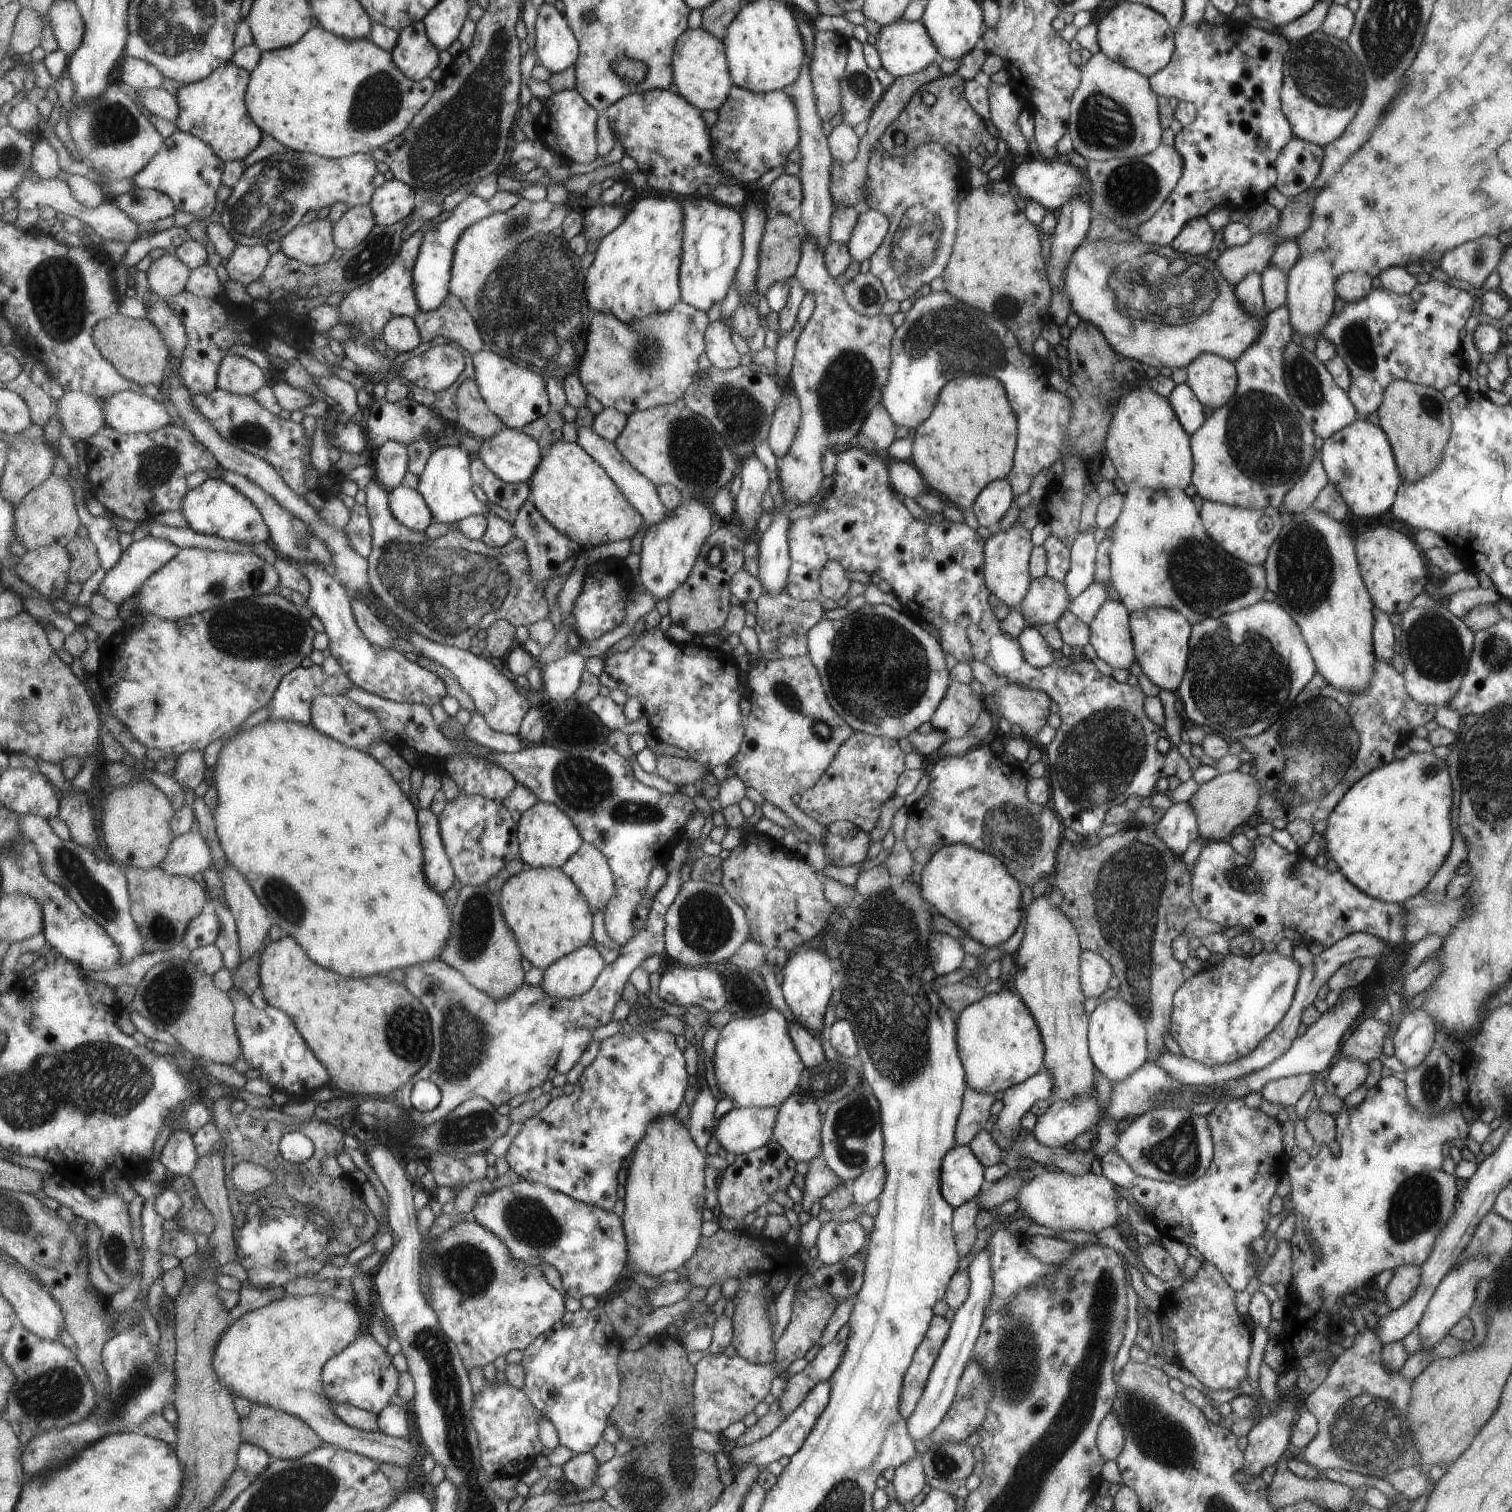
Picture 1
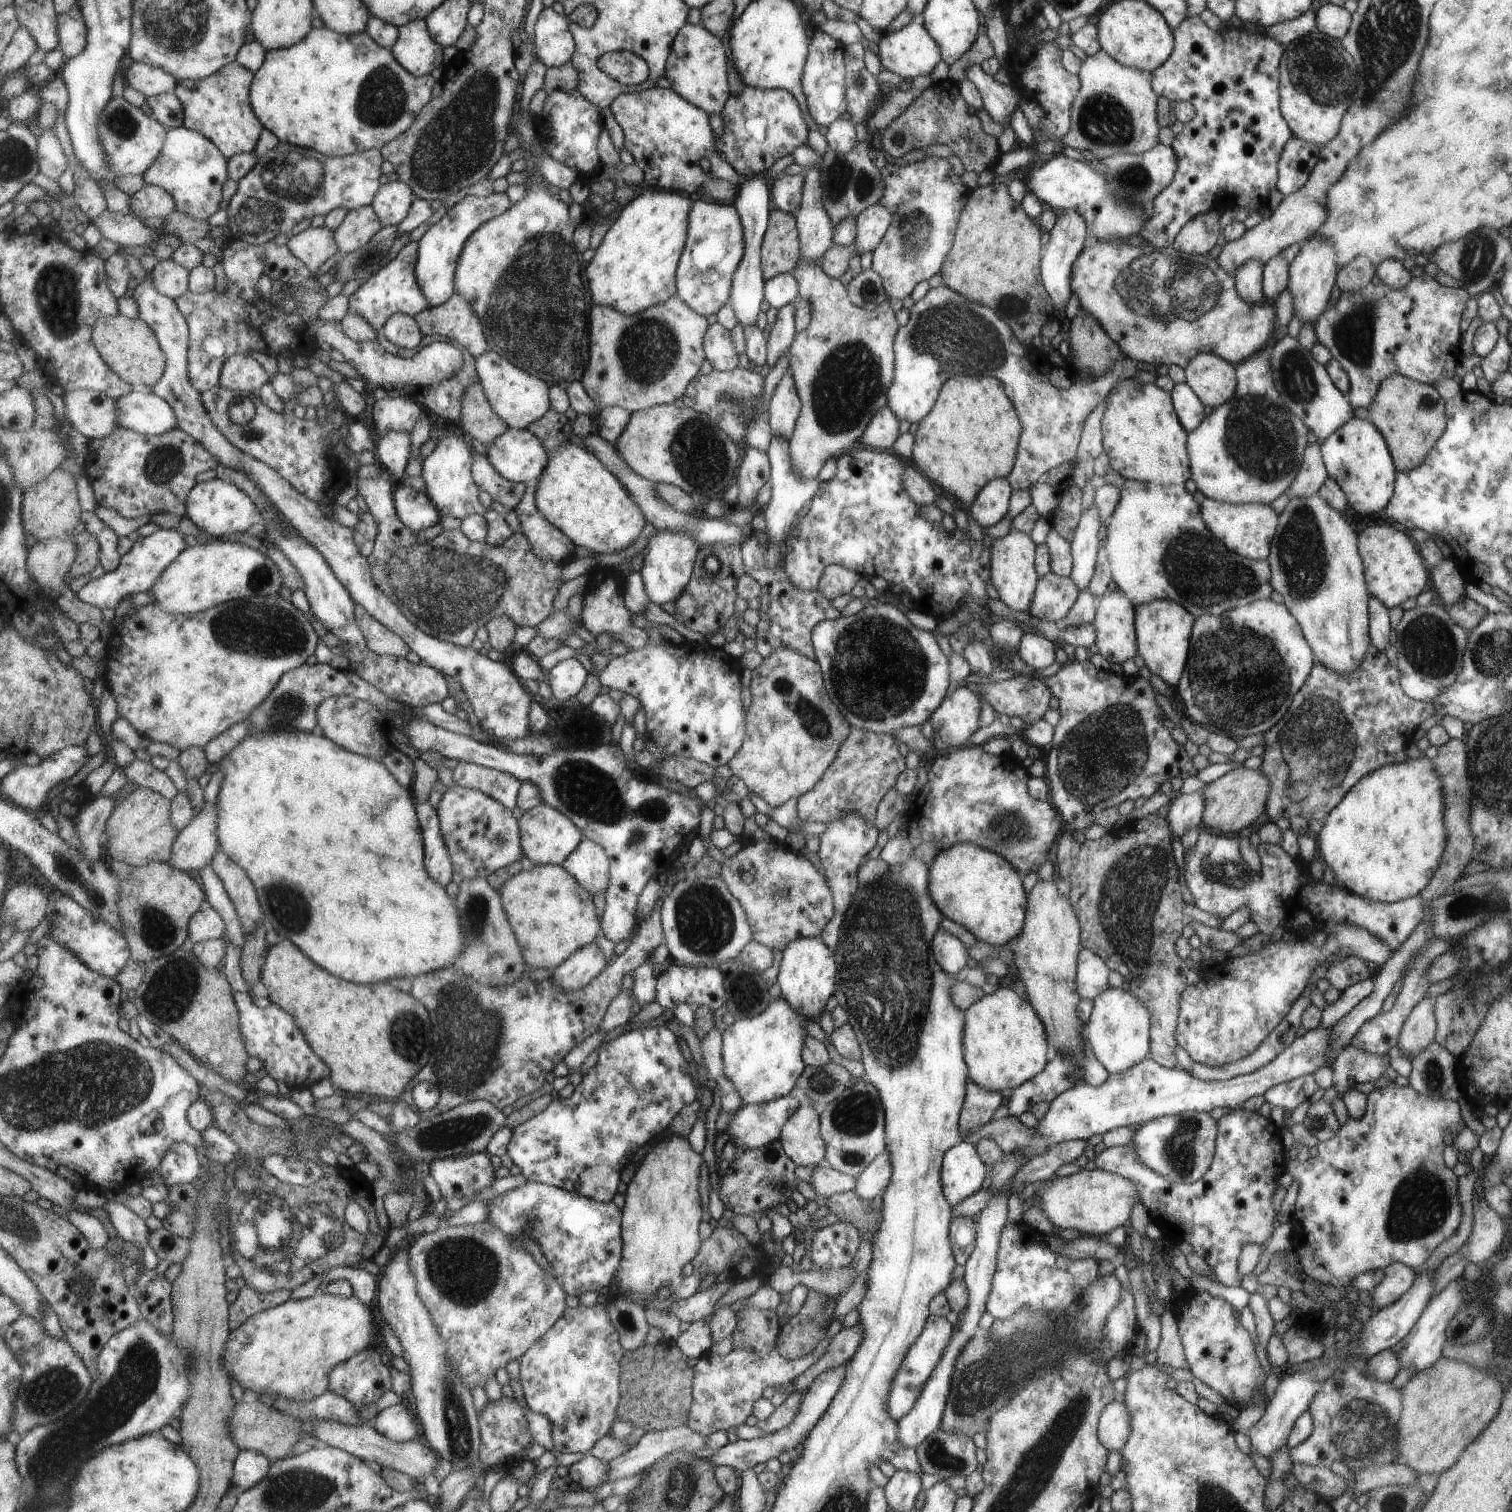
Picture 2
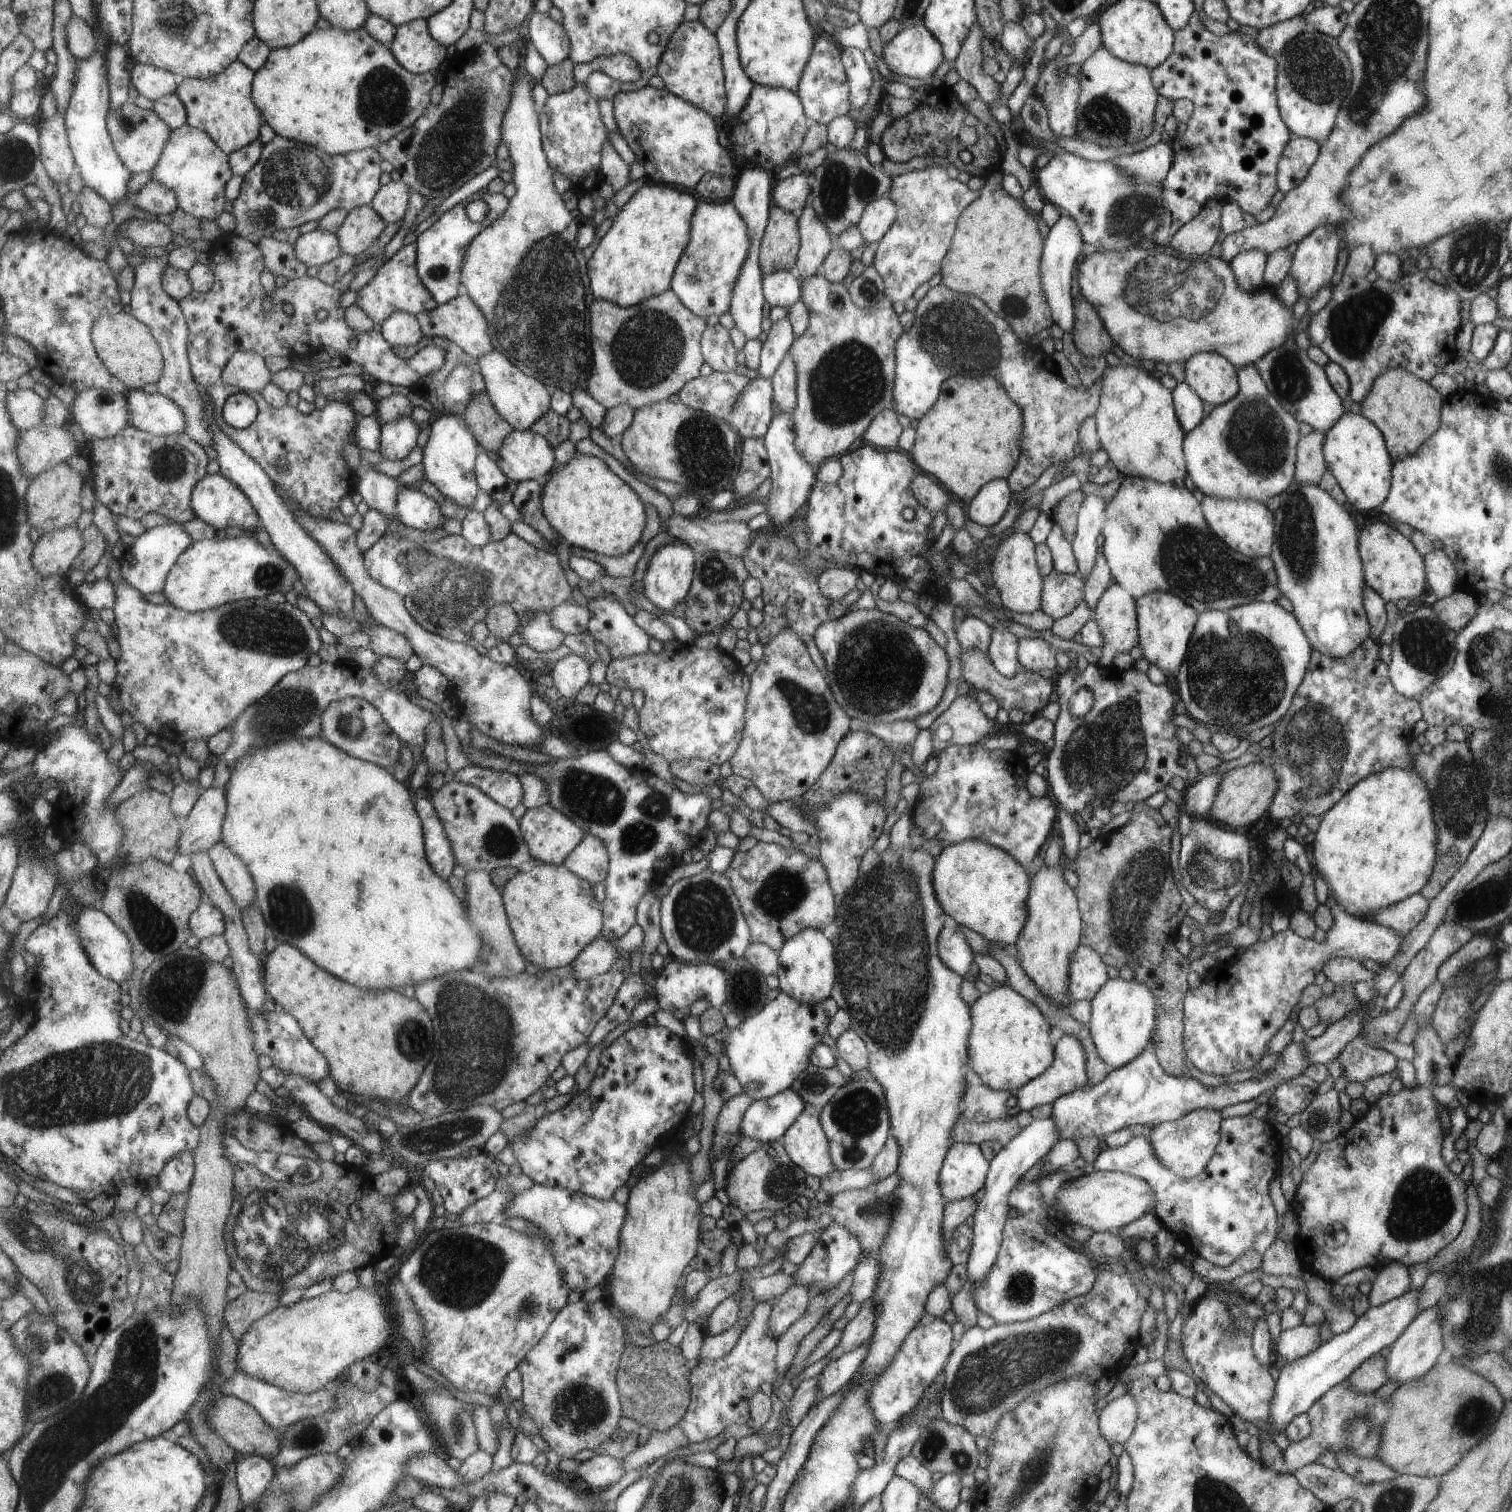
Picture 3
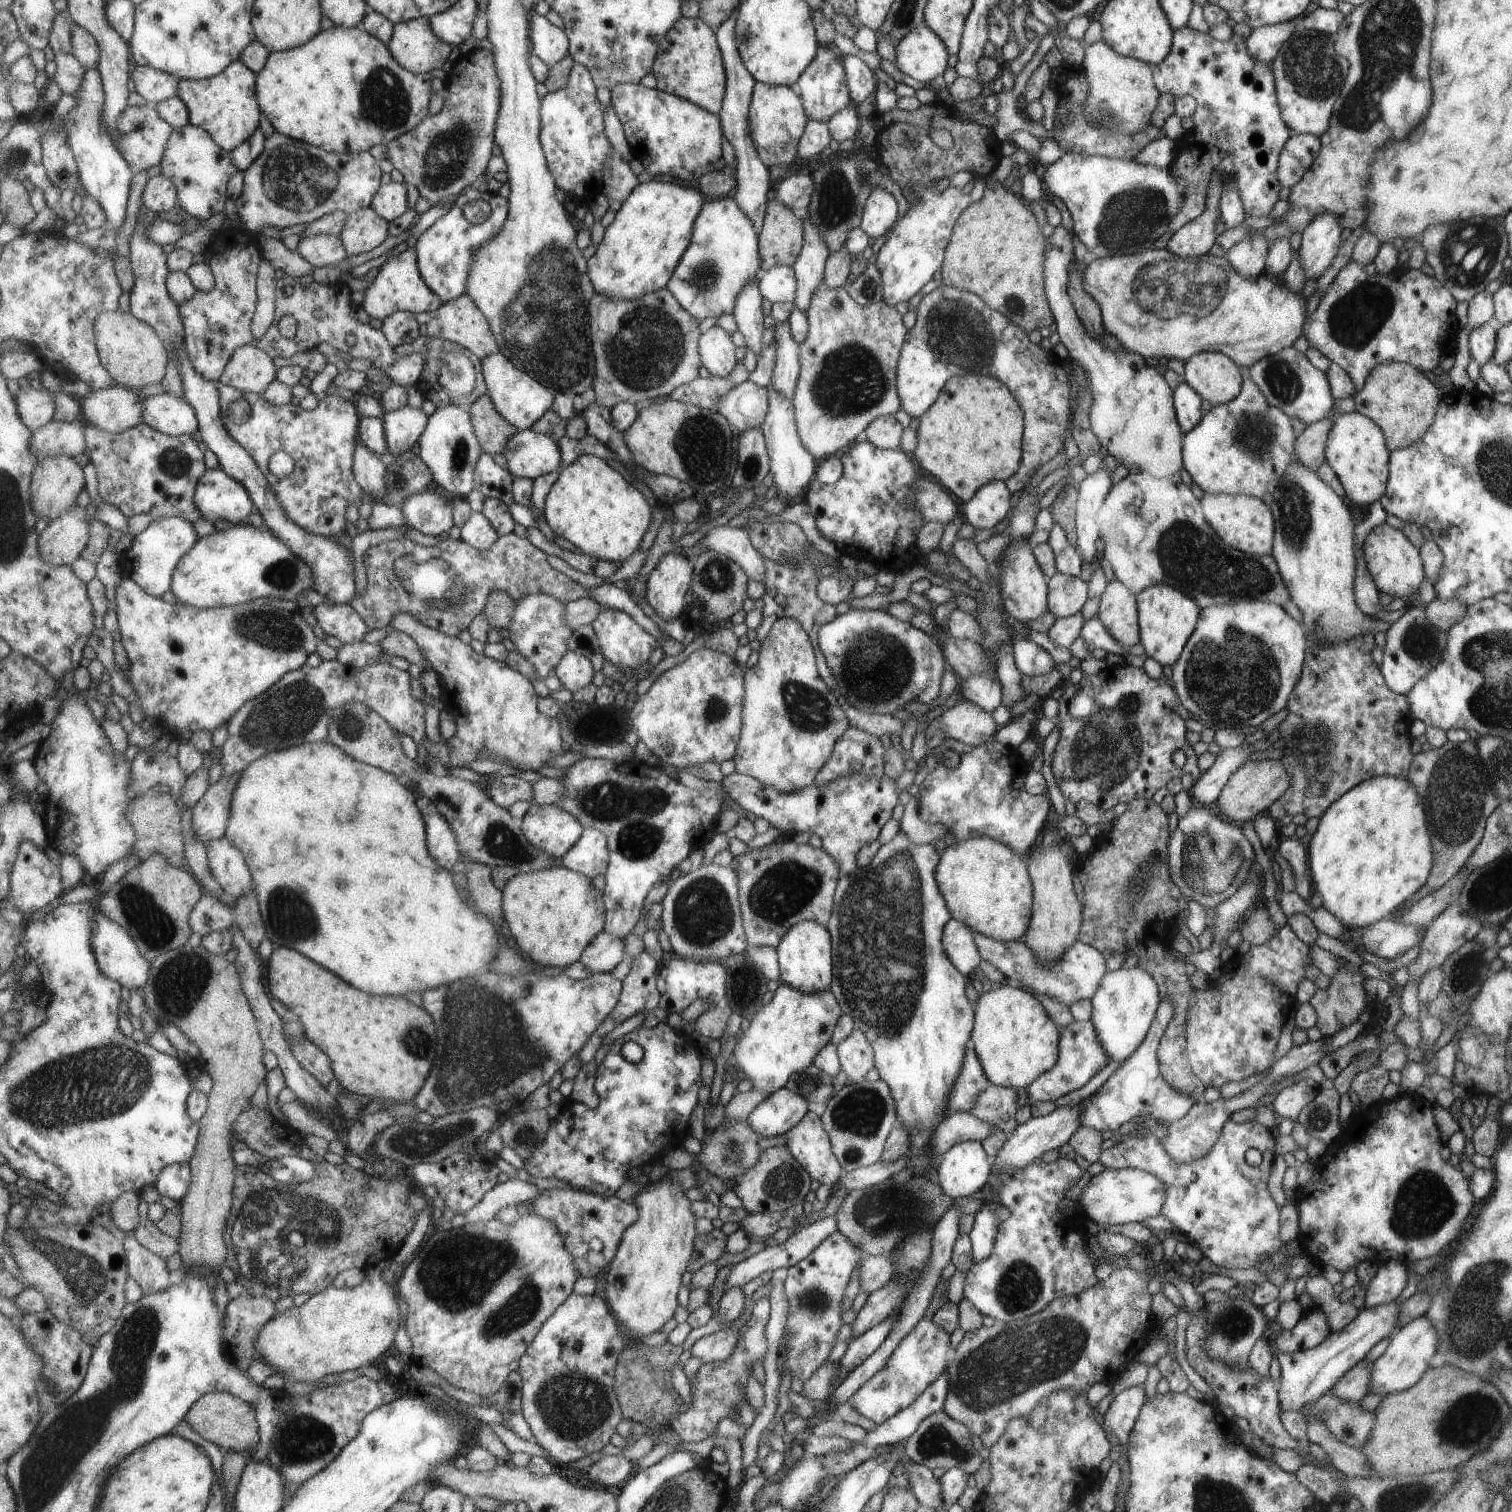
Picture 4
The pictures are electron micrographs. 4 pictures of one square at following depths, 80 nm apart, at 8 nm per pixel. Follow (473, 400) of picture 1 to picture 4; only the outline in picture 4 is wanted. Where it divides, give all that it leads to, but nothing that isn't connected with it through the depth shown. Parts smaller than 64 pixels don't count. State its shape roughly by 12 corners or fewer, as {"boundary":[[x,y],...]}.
{"boundary":[[490,395],[469,410],[484,453],[505,456],[520,429]]}

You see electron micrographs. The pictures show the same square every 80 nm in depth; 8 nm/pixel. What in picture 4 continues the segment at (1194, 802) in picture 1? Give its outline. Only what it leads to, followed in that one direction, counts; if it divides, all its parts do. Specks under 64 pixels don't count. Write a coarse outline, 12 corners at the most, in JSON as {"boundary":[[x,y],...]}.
{"boundary":[[1247,760],[1225,782],[1214,807],[1235,824],[1284,794],[1280,760]]}

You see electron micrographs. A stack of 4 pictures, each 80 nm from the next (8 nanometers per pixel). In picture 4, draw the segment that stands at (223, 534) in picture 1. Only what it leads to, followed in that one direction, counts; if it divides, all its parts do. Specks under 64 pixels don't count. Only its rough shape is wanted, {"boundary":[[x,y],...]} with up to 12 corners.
{"boundary":[[220,466],[203,474],[195,503],[207,521],[246,523],[249,490]]}

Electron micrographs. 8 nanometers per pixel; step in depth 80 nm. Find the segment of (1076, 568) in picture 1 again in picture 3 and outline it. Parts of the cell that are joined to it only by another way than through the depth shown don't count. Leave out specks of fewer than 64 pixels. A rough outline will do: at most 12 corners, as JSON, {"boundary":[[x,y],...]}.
{"boundary":[[1085,494],[1070,542],[1083,580],[1093,569],[1103,497]]}

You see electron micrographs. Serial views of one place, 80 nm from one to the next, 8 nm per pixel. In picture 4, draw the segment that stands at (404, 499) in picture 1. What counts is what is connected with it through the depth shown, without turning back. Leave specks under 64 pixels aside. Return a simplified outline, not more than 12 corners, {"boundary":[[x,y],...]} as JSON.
{"boundary":[[427,490],[403,506],[409,527],[439,537],[455,526],[445,495]]}

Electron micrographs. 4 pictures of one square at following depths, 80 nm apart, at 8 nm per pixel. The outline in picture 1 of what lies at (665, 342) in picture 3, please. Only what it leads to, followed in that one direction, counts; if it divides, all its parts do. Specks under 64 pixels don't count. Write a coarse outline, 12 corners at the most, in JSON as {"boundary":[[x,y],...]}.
{"boundary":[[682,301],[635,322],[595,312],[577,376],[627,415],[675,405],[703,352]]}

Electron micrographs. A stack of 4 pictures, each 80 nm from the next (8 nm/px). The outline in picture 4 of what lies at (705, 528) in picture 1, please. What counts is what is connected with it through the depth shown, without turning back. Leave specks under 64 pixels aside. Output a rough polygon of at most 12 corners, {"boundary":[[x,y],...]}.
{"boundary":[[665,554],[646,601],[663,620],[683,617],[691,564]]}

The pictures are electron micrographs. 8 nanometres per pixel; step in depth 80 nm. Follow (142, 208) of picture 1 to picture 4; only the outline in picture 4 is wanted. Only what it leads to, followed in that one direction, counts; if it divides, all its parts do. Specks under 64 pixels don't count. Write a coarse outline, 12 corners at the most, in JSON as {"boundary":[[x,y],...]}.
{"boundary":[[161,173],[148,180],[141,201],[152,212],[179,205],[175,182]]}

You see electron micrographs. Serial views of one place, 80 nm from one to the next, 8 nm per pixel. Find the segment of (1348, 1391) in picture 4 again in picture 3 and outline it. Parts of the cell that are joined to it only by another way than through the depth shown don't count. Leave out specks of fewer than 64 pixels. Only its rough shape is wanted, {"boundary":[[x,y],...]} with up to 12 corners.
{"boundary":[[1379,1353],[1349,1374],[1357,1394],[1375,1392],[1387,1381]]}

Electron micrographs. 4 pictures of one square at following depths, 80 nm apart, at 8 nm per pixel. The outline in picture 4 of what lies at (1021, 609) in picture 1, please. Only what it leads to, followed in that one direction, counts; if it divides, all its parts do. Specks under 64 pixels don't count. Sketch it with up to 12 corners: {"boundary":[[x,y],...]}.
{"boundary":[[1059,572],[1050,578],[1047,610],[1056,618],[1081,611],[1086,581]]}

